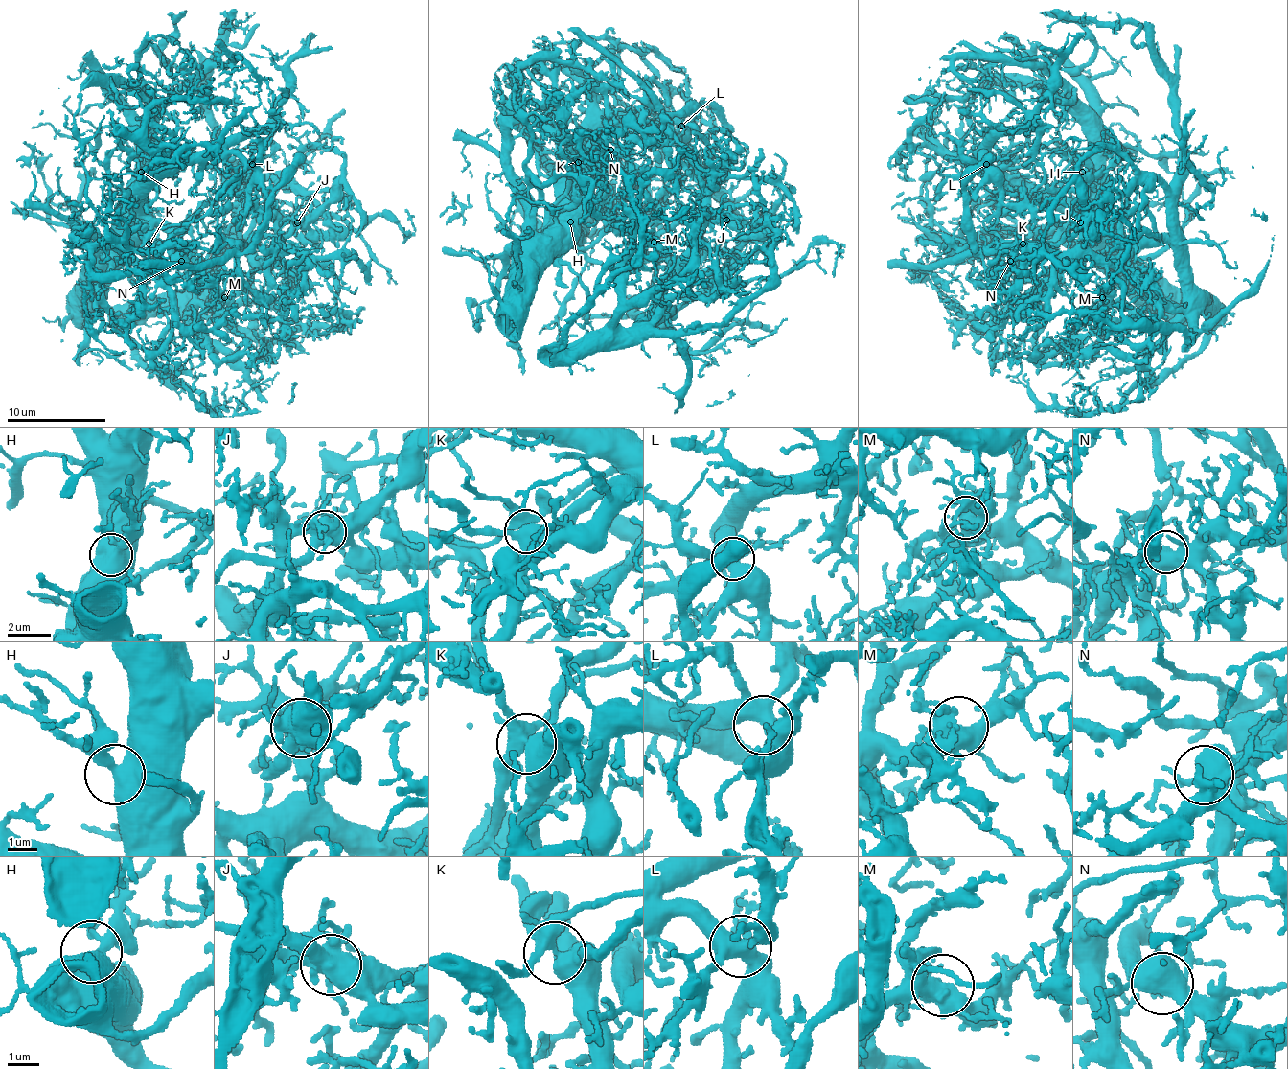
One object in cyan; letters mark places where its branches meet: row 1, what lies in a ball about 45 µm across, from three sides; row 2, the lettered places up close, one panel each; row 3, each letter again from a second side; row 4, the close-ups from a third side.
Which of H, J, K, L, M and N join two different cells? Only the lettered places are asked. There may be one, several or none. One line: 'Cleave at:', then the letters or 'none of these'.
Cleave at: J, K

